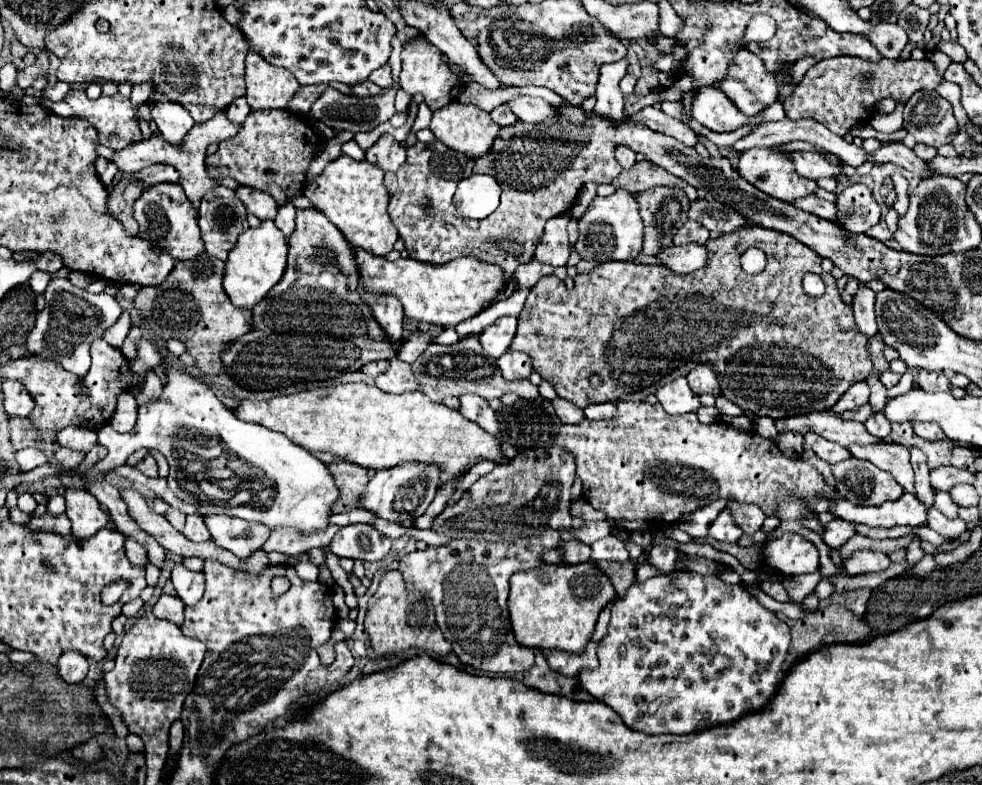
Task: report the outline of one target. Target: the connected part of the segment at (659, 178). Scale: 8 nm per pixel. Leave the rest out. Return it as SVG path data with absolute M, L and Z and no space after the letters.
M639 160L637 164L633 164L629 170L623 170L613 180L615 188L627 190L631 194L639 194L639 192L645 192L647 188L655 188L655 186L663 186L663 184L675 184L675 188L683 188L683 192L687 194L689 200L697 198L697 190L693 186L679 180L671 172L667 172L665 168L651 164L649 160Z

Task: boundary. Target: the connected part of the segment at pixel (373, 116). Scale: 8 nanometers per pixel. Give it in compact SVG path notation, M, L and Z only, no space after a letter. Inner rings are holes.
M399 38L393 40L393 52L391 52L391 58L389 62L395 62L395 68L393 68L393 84L389 90L385 90L383 94L379 96L371 96L371 98L357 98L357 96L347 96L347 94L341 94L339 90L333 90L333 88L327 88L311 106L311 120L313 122L323 122L323 124L329 124L333 130L349 130L349 132L369 132L373 130L375 126L387 122L397 110L395 110L395 94L399 90L399 72L401 72L401 48L403 48L403 42Z

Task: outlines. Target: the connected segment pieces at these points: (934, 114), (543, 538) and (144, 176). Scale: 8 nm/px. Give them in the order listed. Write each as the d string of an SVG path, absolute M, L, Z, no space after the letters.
M915 92L907 104L905 104L905 112L903 112L903 128L907 128L907 132L921 144L927 144L927 146L935 146L939 148L941 144L949 144L953 134L959 130L957 128L957 122L953 118L953 108L947 100L943 100L937 92Z
M547 530L541 536L519 538L515 542L487 542L487 540L451 540L443 546L427 546L425 550L415 550L399 560L399 572L403 574L405 586L409 592L421 592L427 596L435 608L435 620L443 632L443 636L451 642L457 658L473 668L505 674L505 672L523 672L533 666L533 650L523 648L515 642L509 612L507 612L507 596L509 596L509 578L519 570L535 568L543 562L543 552L559 546L561 534L555 530Z
M153 164L137 174L145 186L161 184L161 182L179 182L177 168L171 168L169 164Z

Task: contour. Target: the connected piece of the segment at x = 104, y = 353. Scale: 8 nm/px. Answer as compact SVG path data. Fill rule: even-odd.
M95 340L91 344L91 368L83 380L79 380L75 374L63 370L57 362L45 360L43 356L27 356L19 360L11 360L9 364L1 366L3 378L21 380L27 390L31 392L35 400L35 408L31 412L31 424L39 432L61 432L67 426L77 428L91 428L99 430L107 426L117 410L117 396L131 390L139 376L131 372L127 358L121 354L121 350L113 348L105 340ZM87 390L87 394L81 394Z

